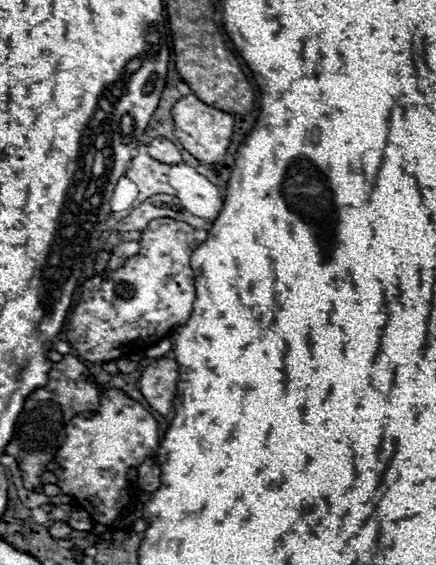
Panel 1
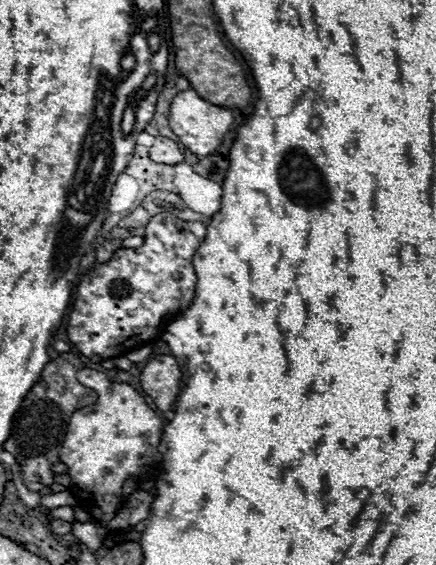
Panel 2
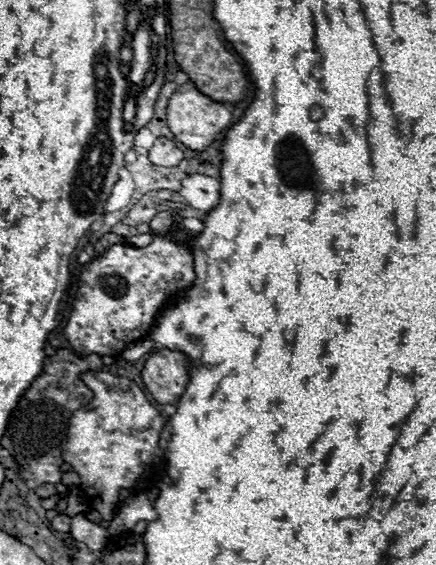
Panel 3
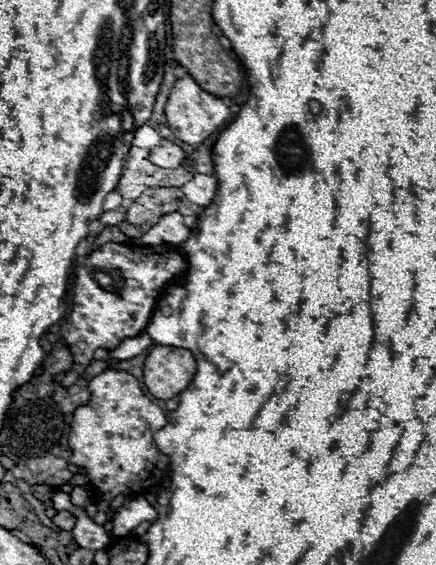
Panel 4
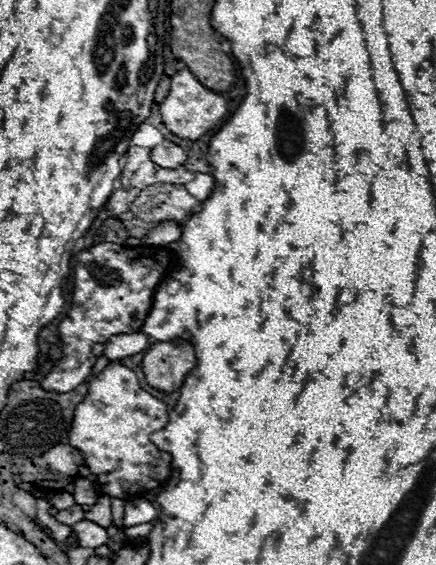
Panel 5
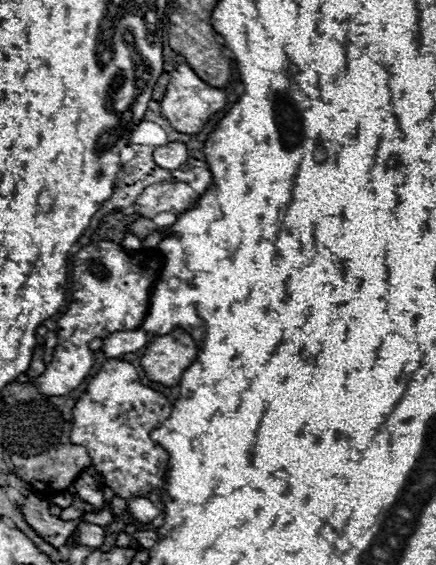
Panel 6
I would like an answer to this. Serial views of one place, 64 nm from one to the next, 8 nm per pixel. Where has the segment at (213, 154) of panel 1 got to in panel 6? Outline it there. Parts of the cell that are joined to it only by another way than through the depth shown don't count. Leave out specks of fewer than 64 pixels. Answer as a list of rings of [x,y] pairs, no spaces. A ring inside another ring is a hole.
[[[184,62],[178,64],[170,74],[170,82],[160,104],[162,104],[162,114],[170,120],[174,130],[182,134],[198,134],[202,126],[208,122],[208,118],[226,106],[226,94],[224,90],[202,82],[198,74]]]

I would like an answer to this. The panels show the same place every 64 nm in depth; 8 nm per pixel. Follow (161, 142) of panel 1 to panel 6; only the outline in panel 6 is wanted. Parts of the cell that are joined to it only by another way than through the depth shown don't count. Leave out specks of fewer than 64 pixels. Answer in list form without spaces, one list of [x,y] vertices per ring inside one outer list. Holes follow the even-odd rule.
[[[168,142],[164,146],[158,146],[154,150],[154,162],[160,168],[168,168],[168,170],[178,170],[180,166],[184,166],[188,160],[188,150],[182,142]]]

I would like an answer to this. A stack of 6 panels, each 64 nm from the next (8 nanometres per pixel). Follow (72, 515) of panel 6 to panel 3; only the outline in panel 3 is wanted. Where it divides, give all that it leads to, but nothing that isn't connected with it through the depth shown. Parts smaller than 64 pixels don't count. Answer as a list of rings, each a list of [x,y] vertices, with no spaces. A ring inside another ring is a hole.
[[[60,512],[56,518],[52,518],[52,528],[58,532],[70,532],[70,522],[72,522],[72,518],[68,514]]]

